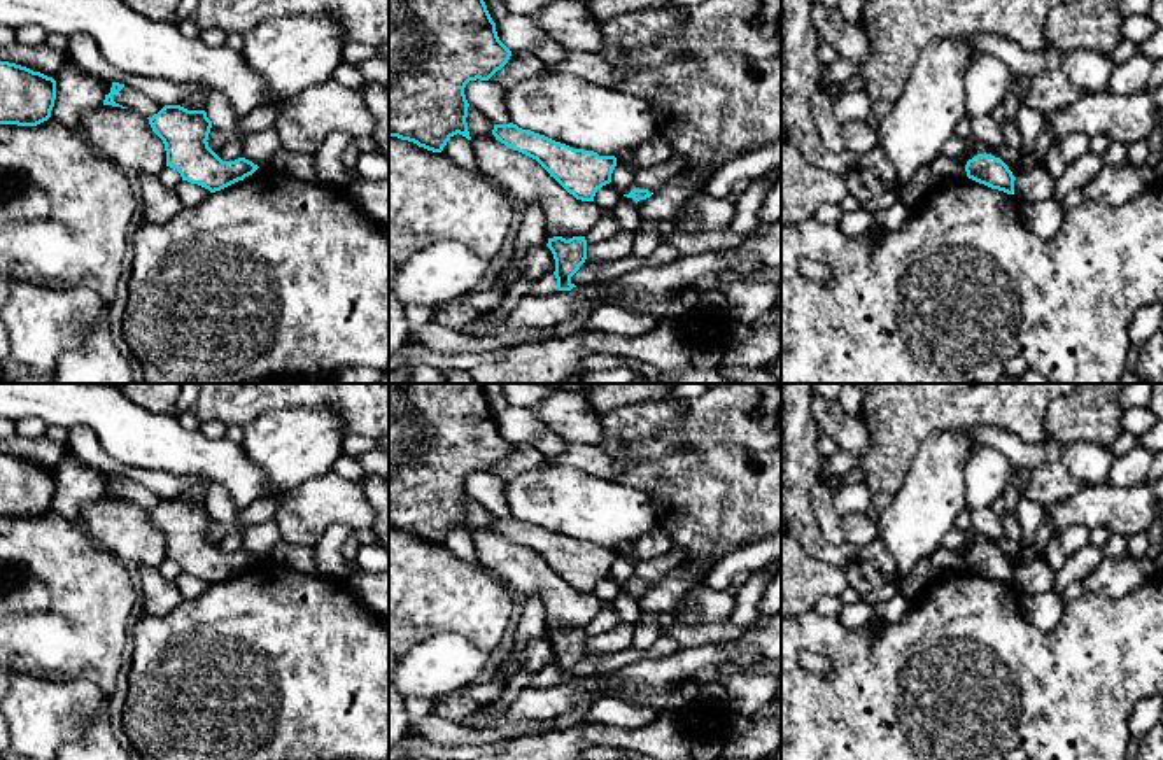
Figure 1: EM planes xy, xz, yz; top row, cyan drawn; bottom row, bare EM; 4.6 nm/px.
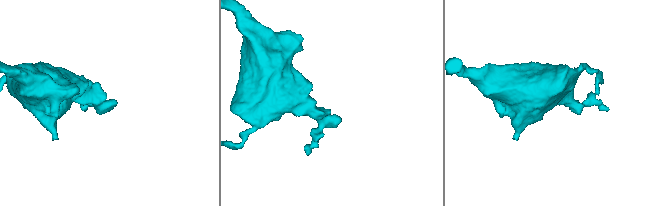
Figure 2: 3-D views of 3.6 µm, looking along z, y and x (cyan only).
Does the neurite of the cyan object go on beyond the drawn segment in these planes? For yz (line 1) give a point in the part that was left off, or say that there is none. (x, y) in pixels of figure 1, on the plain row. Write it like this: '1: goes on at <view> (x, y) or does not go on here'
1: does not go on here

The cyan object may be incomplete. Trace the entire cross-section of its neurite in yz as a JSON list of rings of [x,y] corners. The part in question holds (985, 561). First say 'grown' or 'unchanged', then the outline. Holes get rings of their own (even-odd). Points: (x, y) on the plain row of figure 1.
unchanged; [[[977,546],[965,557],[967,569],[984,576],[991,581],[1004,583],[1007,587],[1014,587],[1014,573],[1016,569],[1009,562],[1009,559],[991,546]]]

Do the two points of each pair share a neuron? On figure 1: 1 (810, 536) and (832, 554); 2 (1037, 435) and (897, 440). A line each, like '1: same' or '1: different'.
1: same
2: same

